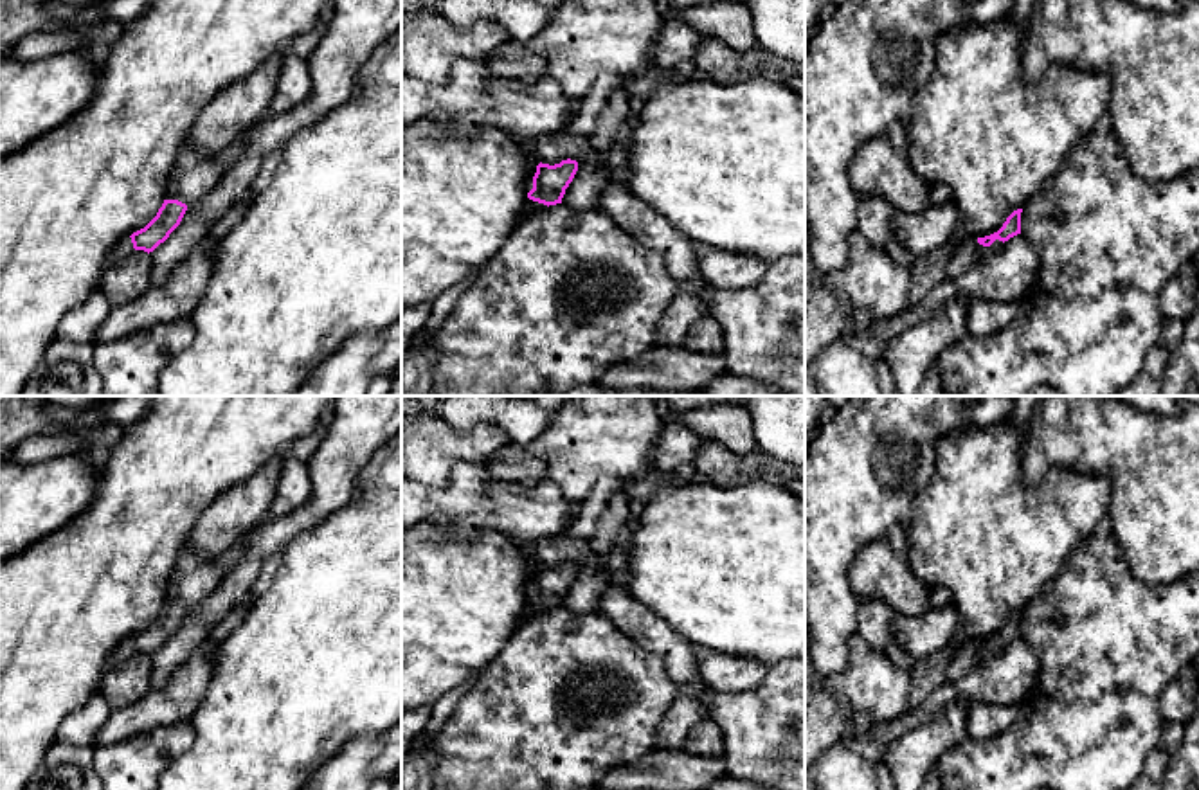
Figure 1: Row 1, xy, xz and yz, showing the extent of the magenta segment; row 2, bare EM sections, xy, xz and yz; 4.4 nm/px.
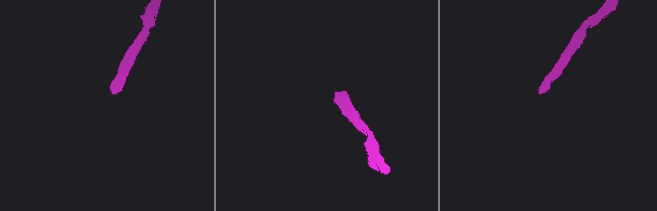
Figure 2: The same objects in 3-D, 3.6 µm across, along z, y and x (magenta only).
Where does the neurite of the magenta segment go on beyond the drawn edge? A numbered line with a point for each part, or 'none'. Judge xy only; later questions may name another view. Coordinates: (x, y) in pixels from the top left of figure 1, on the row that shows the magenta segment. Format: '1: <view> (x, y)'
1: xy (125, 247)

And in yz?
1: yz (969, 252)

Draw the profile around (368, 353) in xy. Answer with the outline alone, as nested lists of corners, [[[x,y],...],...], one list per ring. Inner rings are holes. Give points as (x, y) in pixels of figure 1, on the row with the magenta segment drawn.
[[[401,319],[387,331],[360,331],[322,362],[295,396],[365,396],[371,380],[401,364]]]

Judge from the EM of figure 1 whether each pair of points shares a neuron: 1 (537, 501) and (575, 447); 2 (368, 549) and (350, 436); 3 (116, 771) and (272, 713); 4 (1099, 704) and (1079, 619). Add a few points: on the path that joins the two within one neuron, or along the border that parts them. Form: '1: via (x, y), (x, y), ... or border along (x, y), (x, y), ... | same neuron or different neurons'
1: border along (548, 477), (567, 499), (580, 504) | different neurons
2: border along (382, 445), (360, 470), (351, 499), (332, 511) | different neurons
3: border along (189, 722), (189, 745), (162, 771) | different neurons
4: via (1099, 682), (1099, 641) | same neuron

